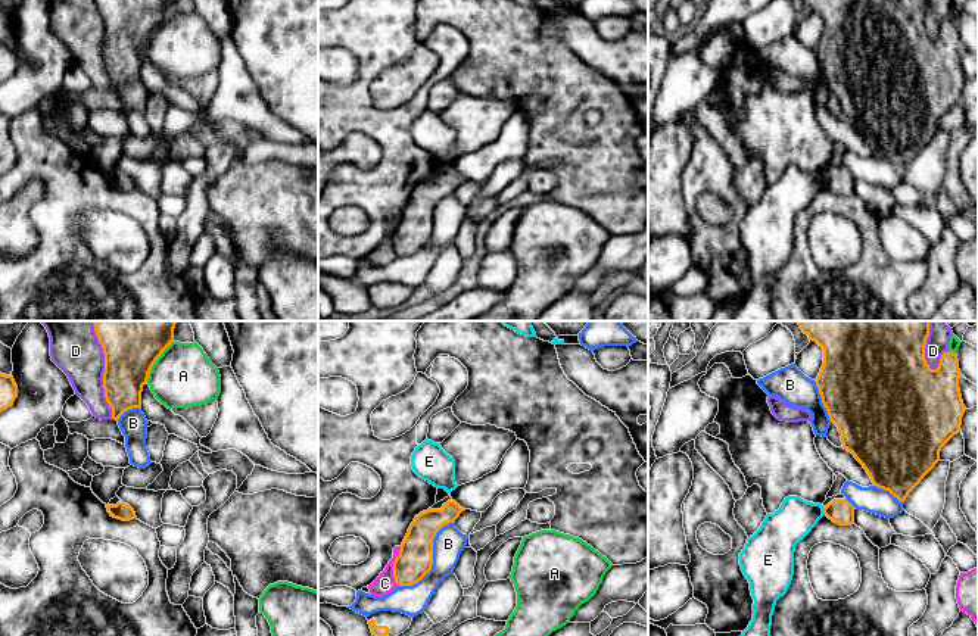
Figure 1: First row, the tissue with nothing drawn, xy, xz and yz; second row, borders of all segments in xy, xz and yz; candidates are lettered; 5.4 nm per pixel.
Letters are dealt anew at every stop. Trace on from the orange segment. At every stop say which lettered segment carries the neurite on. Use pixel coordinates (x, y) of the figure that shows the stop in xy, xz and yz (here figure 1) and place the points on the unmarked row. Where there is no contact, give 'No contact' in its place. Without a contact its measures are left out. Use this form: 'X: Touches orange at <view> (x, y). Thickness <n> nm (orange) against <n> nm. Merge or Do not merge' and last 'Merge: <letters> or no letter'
A: Touches orange at xy (155, 31). Thickness 280 nm (orange) against 340 nm. Do not merge
B: Touches orange at xz (432, 230). Thickness 190 nm (orange) against 170 nm. Do not merge
C: Touches orange at xz (393, 236). Thickness 190 nm (orange) against 110 nm. Do not merge
D: Touches orange at xy (103, 44). Thickness 280 nm (orange) against 260 nm. Do not merge
E: Touches orange at yz (824, 181). Thickness 140 nm (orange) against 220 nm. Do not merge
Merge: no letter

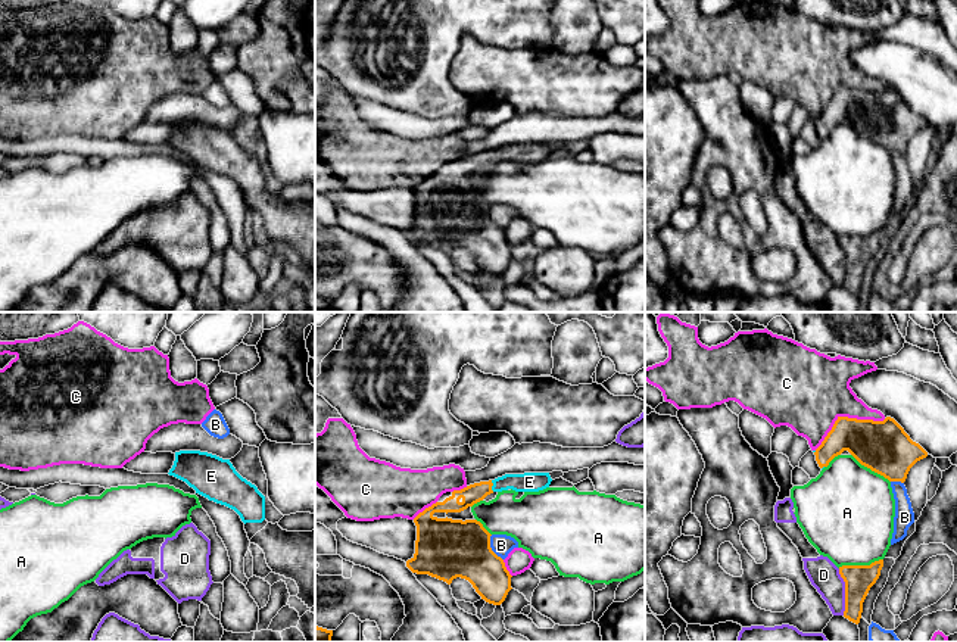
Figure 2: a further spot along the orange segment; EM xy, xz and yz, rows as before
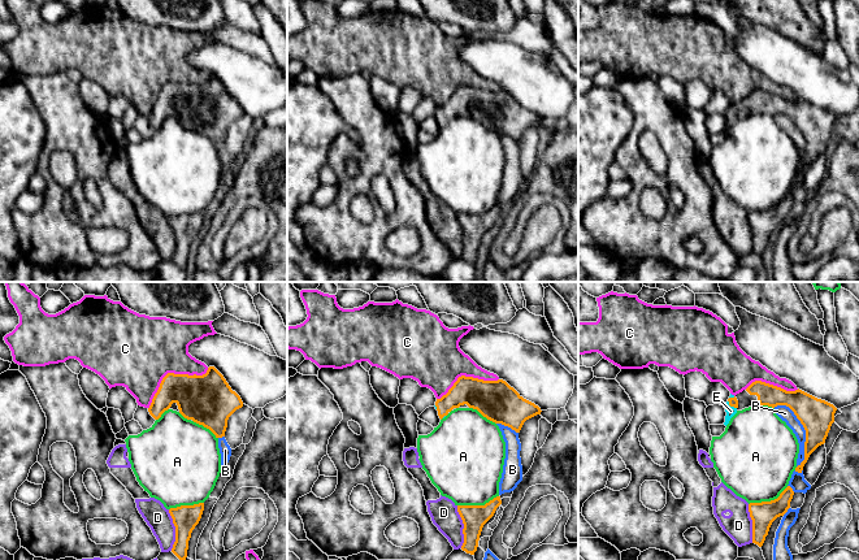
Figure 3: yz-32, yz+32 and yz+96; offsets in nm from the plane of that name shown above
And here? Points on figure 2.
A: Touches orange at yz (860, 236). Thickness 160 nm (orange) against 460 nm. Do not merge
B: Touches orange at xz (491, 218). Thickness 320 nm (orange) against 110 nm. Do not merge
C: Touches orange at yz (845, 87). Thickness 280 nm (orange) against 440 nm. Do not merge
D: Touches orange at yz (845, 262). Thickness 160 nm (orange) against 160 nm. Do not merge
E: Touches orange at xz (492, 155). Thickness 110 nm (orange) against 110 nm. Merge
Merge: E

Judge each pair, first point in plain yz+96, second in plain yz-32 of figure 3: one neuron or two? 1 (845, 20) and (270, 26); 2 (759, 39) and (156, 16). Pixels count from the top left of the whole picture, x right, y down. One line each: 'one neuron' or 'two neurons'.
1: one neuron
2: two neurons

